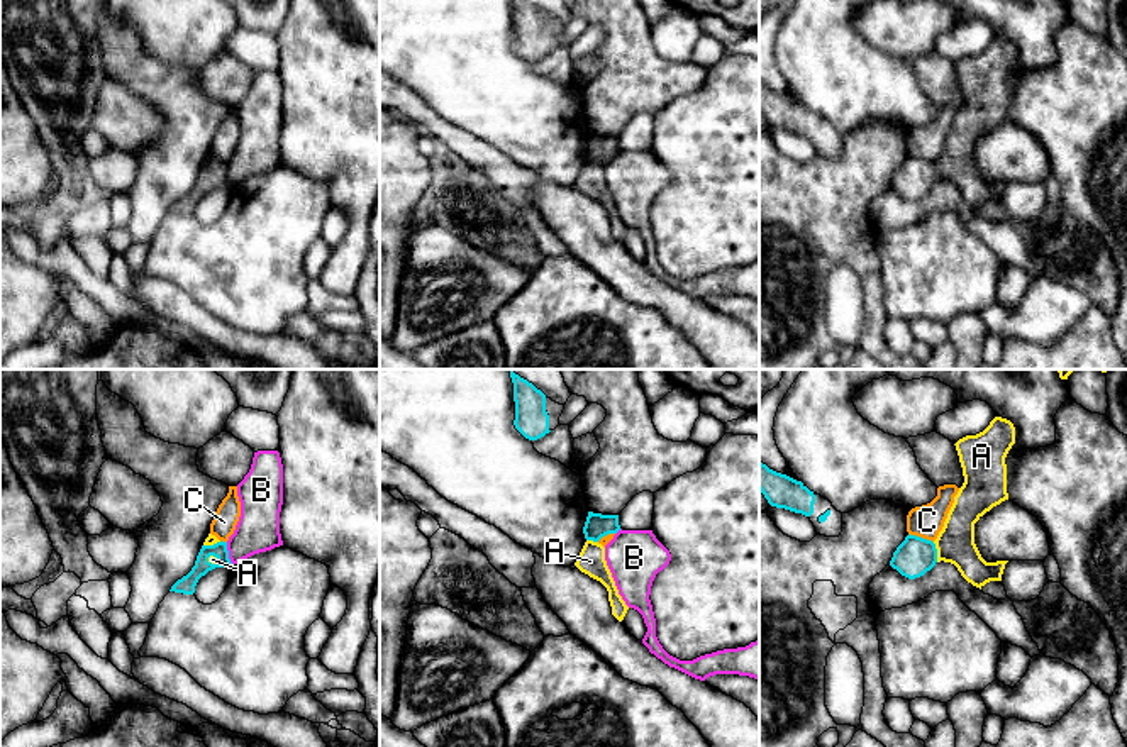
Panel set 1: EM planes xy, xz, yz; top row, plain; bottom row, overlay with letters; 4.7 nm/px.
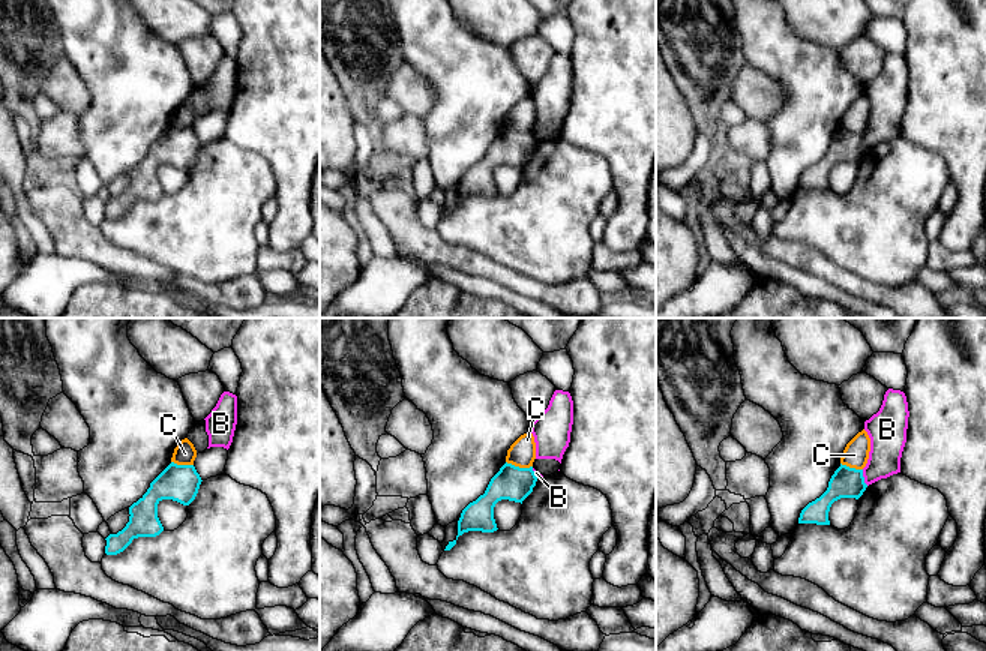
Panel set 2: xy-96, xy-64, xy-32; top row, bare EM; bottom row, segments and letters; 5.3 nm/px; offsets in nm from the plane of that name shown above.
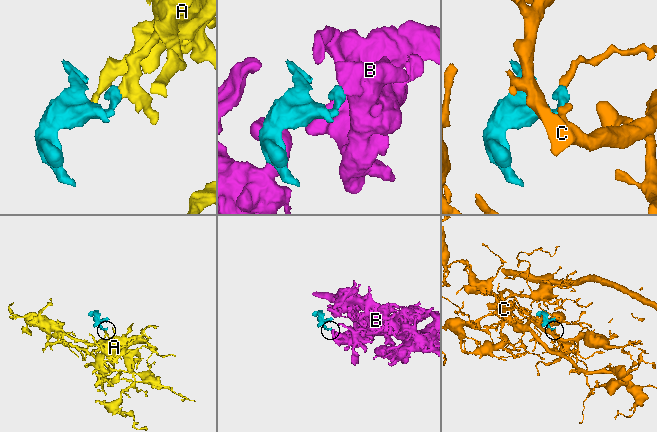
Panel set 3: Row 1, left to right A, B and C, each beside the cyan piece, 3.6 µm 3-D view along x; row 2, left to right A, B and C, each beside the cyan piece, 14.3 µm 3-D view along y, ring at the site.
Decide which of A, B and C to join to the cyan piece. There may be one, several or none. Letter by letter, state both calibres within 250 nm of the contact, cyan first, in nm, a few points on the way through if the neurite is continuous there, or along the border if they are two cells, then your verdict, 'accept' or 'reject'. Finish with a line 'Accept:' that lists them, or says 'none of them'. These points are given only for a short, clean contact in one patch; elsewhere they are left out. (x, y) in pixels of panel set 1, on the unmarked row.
A: 180/180 nm | across yz (916, 177), (936, 173), (954, 165) | accept
B: 80/200 nm | along xy (226, 163), (233, 183) | reject
C: 180/160 nm | along yz (909, 153), (932, 163) | reject
Accept: A

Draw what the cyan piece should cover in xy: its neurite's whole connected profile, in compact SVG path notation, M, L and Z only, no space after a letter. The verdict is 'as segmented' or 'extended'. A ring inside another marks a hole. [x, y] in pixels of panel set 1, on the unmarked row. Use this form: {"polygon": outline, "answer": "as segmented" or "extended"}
{"polygon": "M208 154L192 191L181 200L178 200L169 212L193 215L195 207L202 196L205 196L208 191L215 188L230 186L232 183L229 180L227 163L222 163L215 156Z", "answer": "extended"}

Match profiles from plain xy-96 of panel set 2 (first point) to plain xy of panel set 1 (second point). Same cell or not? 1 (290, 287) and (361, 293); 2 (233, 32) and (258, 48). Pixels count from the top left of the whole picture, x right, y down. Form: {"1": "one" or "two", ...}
{"1": "two", "2": "one"}

